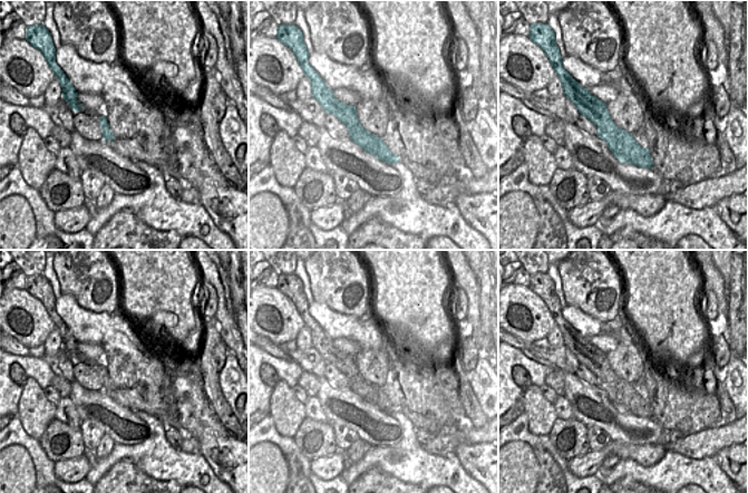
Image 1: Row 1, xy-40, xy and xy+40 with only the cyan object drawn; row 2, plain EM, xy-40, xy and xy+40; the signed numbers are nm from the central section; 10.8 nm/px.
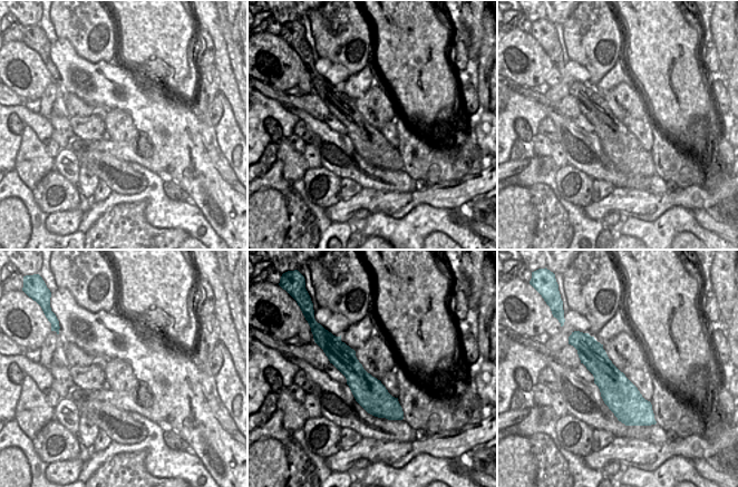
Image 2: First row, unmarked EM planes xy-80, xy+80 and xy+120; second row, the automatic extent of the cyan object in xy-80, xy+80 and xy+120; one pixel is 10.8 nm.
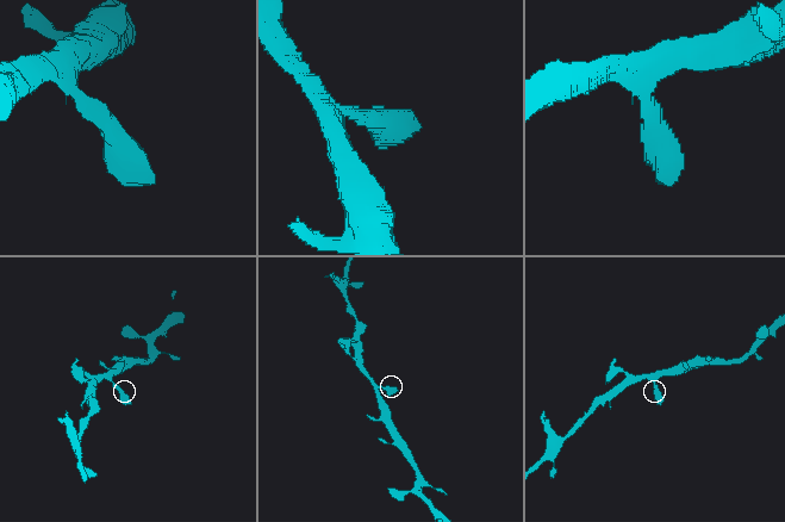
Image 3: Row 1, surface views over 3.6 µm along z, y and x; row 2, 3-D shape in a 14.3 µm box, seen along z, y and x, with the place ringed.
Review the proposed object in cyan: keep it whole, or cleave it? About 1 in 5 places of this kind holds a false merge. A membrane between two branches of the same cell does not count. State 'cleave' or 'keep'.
keep

